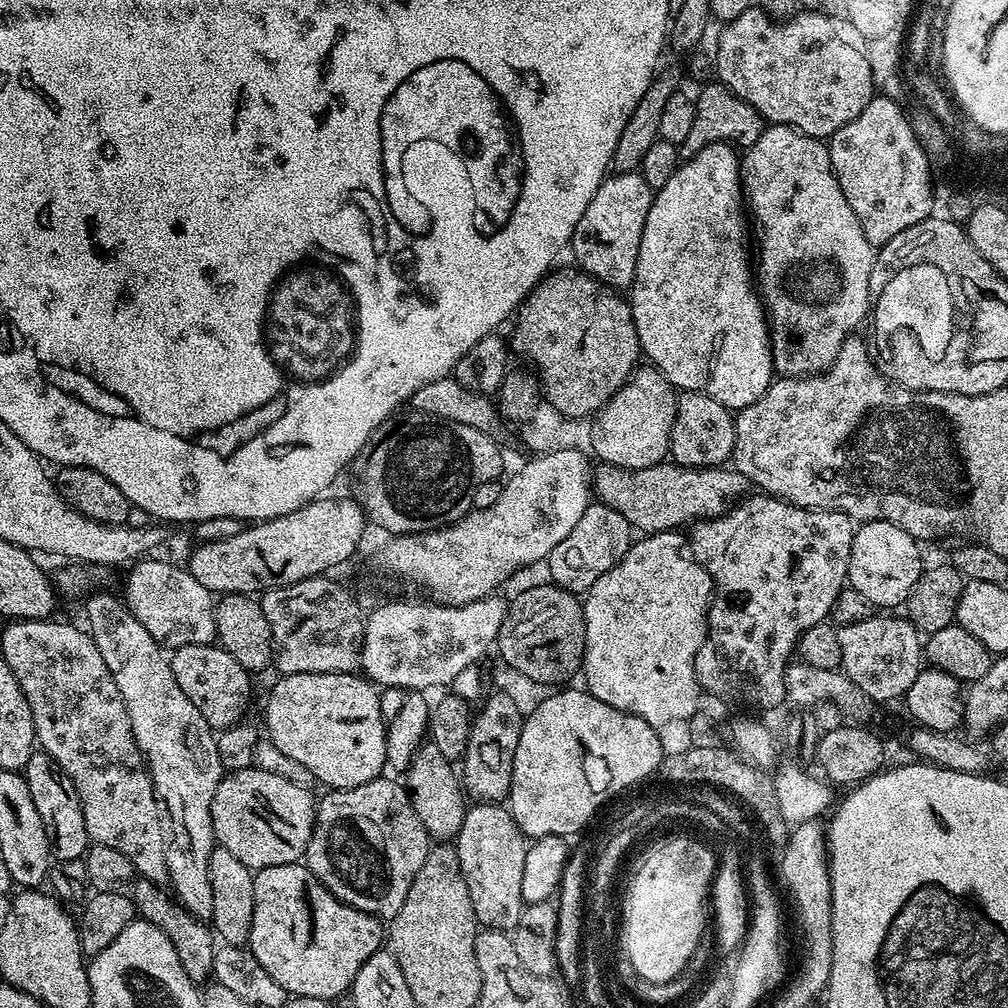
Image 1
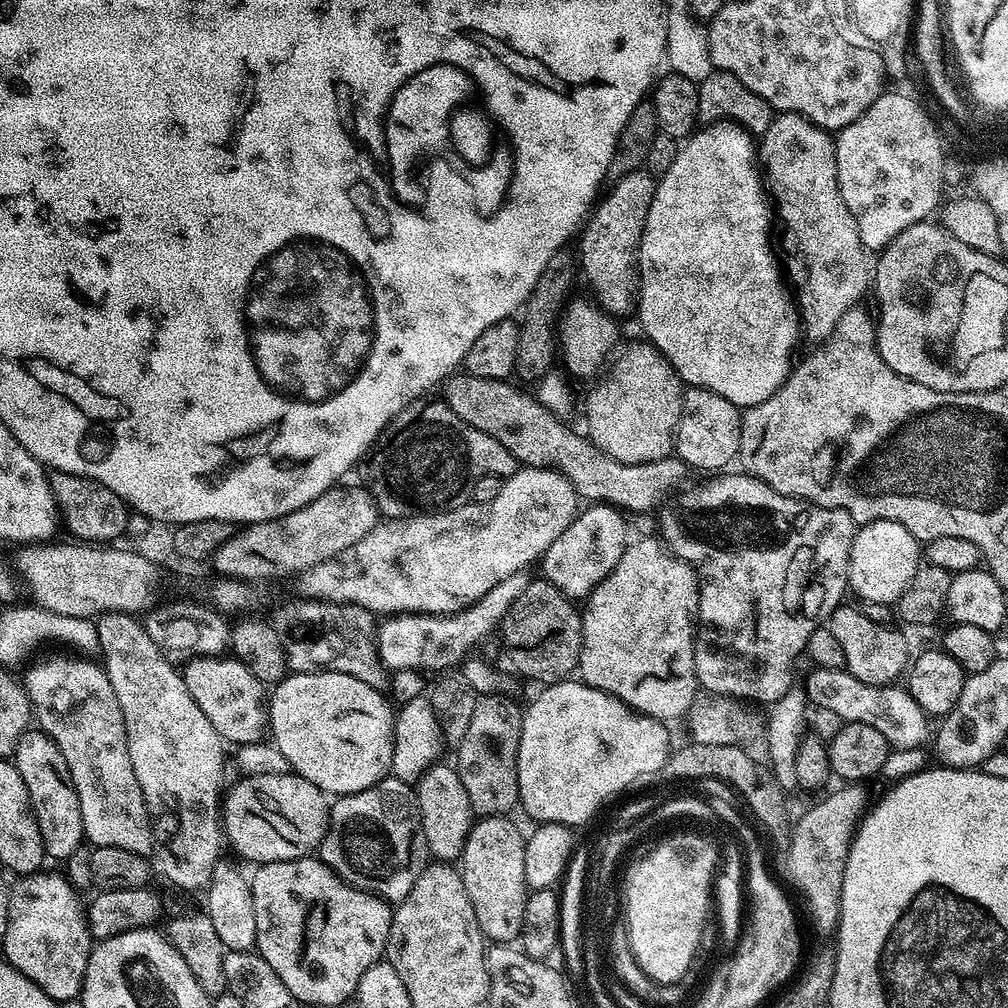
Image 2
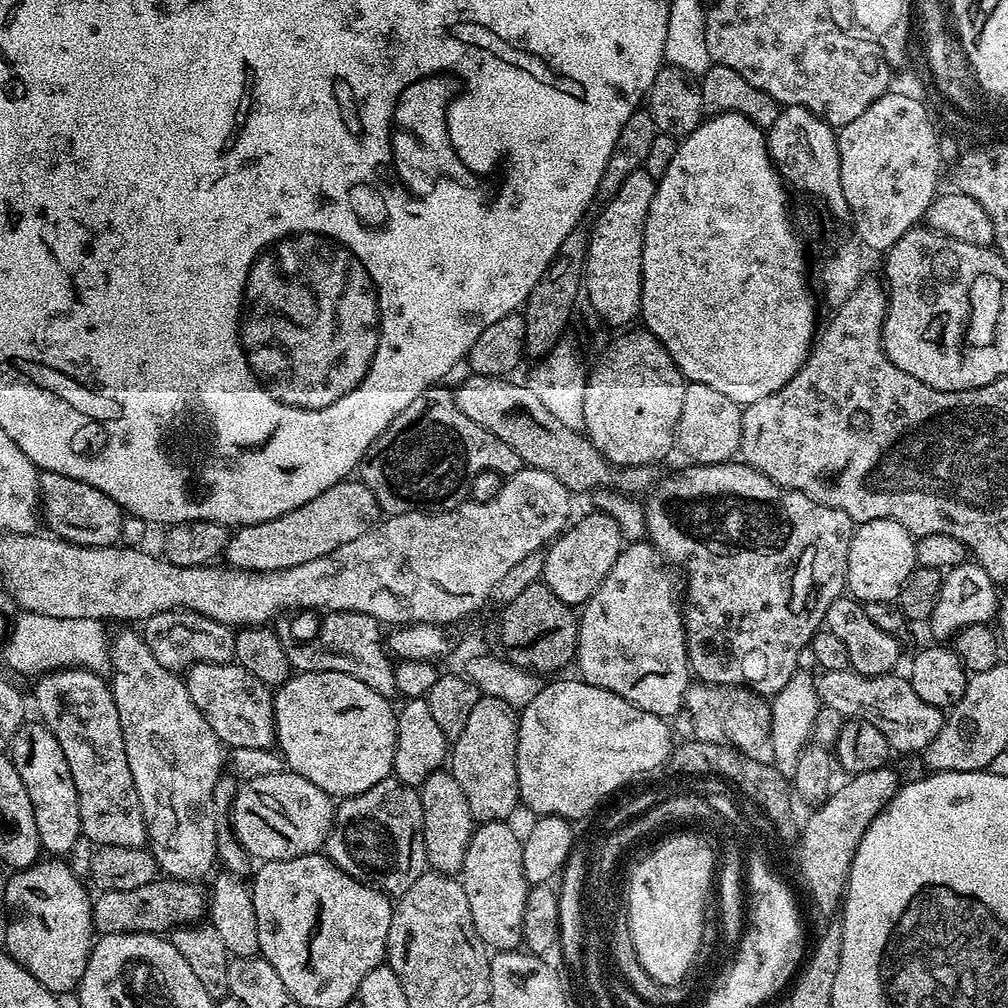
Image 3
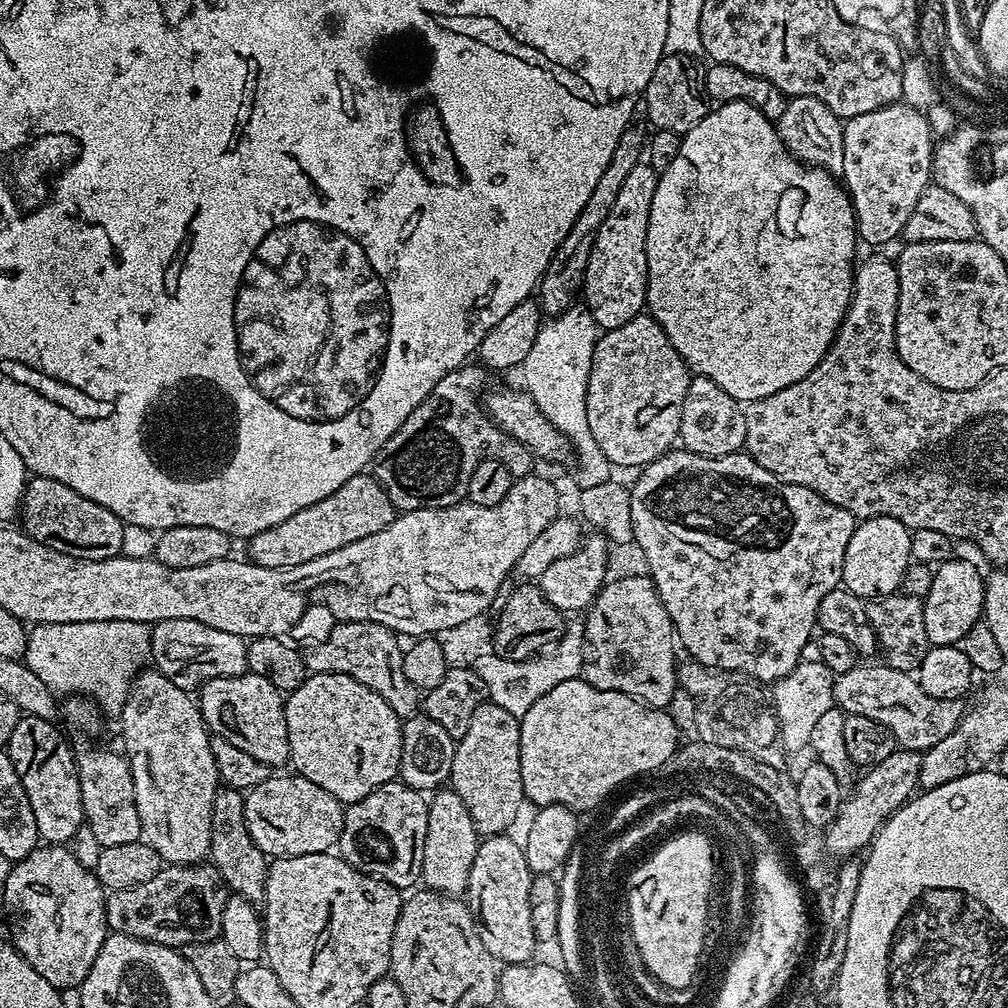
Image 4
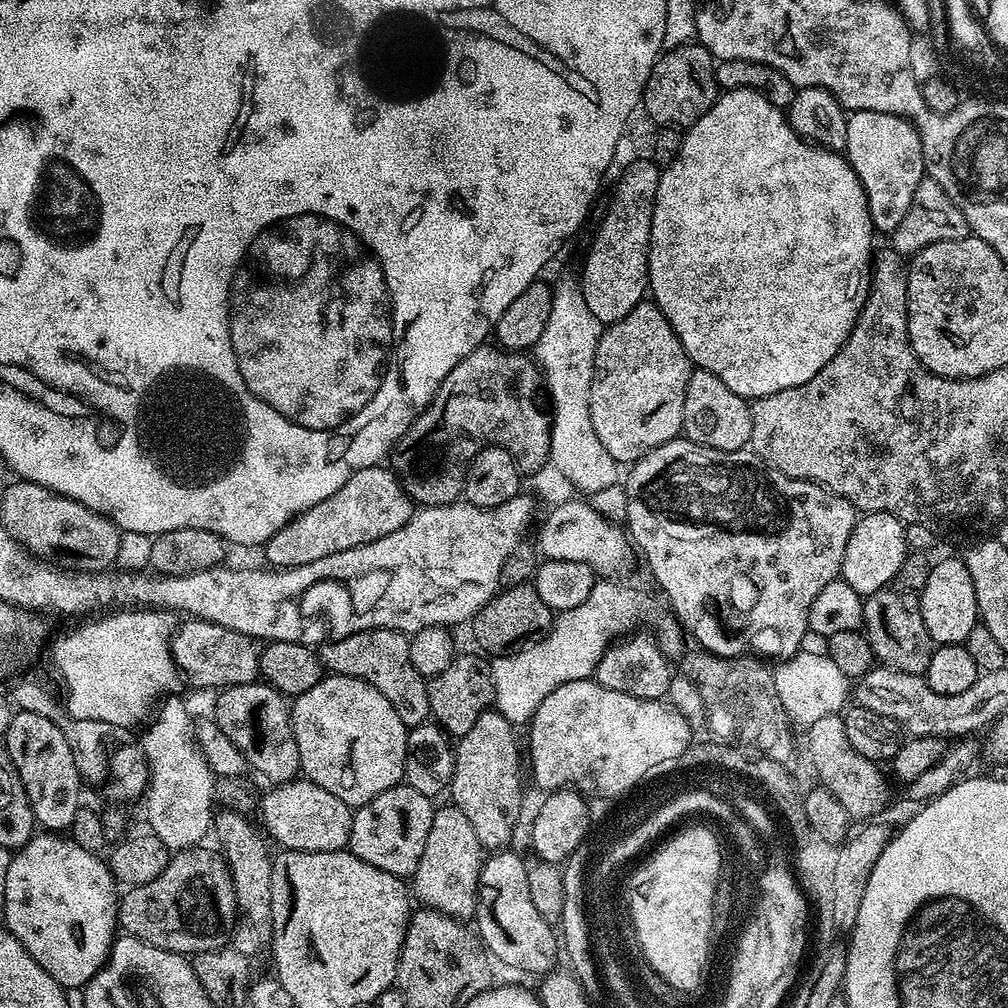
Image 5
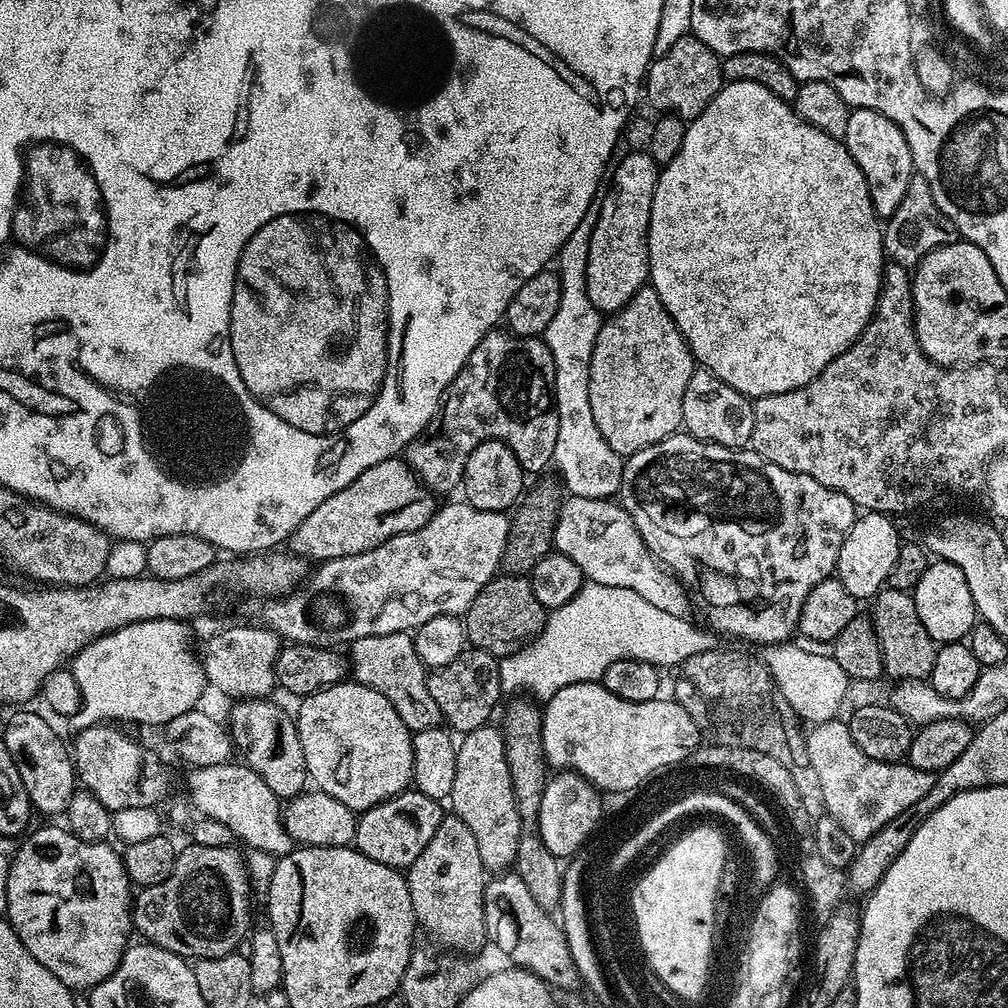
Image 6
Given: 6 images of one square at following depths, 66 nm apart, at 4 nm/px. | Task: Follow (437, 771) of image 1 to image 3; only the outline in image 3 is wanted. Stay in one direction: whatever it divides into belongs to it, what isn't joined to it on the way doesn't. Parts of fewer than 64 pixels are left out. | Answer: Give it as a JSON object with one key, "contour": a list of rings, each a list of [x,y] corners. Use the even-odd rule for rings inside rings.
{"contour":[[[448,770],[430,774],[430,778],[426,778],[426,782],[419,785],[418,791],[422,802],[424,845],[429,865],[440,873],[459,873],[474,831],[470,806],[466,806],[466,794],[462,794],[462,786],[458,786],[458,782]]]}

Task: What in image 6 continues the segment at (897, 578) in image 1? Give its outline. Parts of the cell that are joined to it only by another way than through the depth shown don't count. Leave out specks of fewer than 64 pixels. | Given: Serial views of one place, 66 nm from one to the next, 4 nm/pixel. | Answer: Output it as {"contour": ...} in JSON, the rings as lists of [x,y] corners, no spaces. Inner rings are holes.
{"contour":[[[882,512],[857,515],[854,526],[850,526],[846,534],[846,542],[842,542],[834,576],[858,602],[876,596],[887,585],[890,570],[898,559],[901,542],[895,533],[892,519],[891,515]]]}

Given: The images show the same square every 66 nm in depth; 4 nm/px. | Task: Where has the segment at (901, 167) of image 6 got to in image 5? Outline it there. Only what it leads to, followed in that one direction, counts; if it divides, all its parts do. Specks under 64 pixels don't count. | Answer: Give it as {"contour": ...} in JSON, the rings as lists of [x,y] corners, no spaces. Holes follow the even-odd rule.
{"contour":[[[854,112],[848,116],[846,146],[843,150],[848,165],[860,179],[870,212],[870,222],[877,233],[890,234],[902,222],[918,182],[926,179],[924,155],[916,125],[889,112]]]}

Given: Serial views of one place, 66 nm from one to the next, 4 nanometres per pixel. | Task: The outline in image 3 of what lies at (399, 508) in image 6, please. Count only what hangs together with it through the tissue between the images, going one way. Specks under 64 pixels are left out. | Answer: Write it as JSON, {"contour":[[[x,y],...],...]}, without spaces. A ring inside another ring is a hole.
{"contour":[[[356,478],[341,480],[318,494],[318,498],[310,498],[306,506],[298,506],[298,510],[266,522],[237,527],[222,556],[231,567],[245,568],[248,572],[277,572],[302,566],[302,562],[314,562],[314,558],[322,558],[338,550],[338,546],[354,542],[358,534],[366,534],[377,523],[380,515],[376,495],[364,483]]]}

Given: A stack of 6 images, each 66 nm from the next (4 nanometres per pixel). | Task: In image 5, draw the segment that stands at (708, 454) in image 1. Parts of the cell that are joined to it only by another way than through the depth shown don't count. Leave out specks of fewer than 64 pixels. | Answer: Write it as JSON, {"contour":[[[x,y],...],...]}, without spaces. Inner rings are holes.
{"contour":[[[694,370],[688,379],[686,386],[686,398],[684,399],[684,409],[682,410],[682,432],[687,439],[694,441],[714,450],[723,452],[738,452],[749,447],[750,426],[752,425],[752,405],[743,396],[734,394],[722,378],[714,378],[714,374]]]}

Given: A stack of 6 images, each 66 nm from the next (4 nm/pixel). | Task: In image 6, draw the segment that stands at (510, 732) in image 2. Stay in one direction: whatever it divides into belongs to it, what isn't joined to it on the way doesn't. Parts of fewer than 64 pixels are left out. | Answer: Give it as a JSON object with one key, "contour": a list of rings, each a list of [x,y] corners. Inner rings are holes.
{"contour":[[[486,723],[478,730],[463,733],[456,750],[458,771],[454,773],[450,805],[454,815],[470,826],[470,834],[474,834],[478,842],[478,854],[482,854],[485,869],[508,870],[515,865],[518,854],[520,815],[506,762],[504,733],[499,727],[492,727],[491,723]]]}

